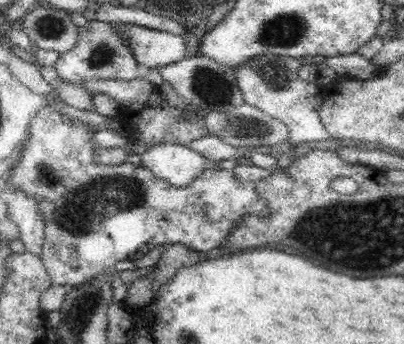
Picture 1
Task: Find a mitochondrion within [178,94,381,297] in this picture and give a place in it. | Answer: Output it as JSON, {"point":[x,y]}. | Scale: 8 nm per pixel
{"point":[238,125]}

